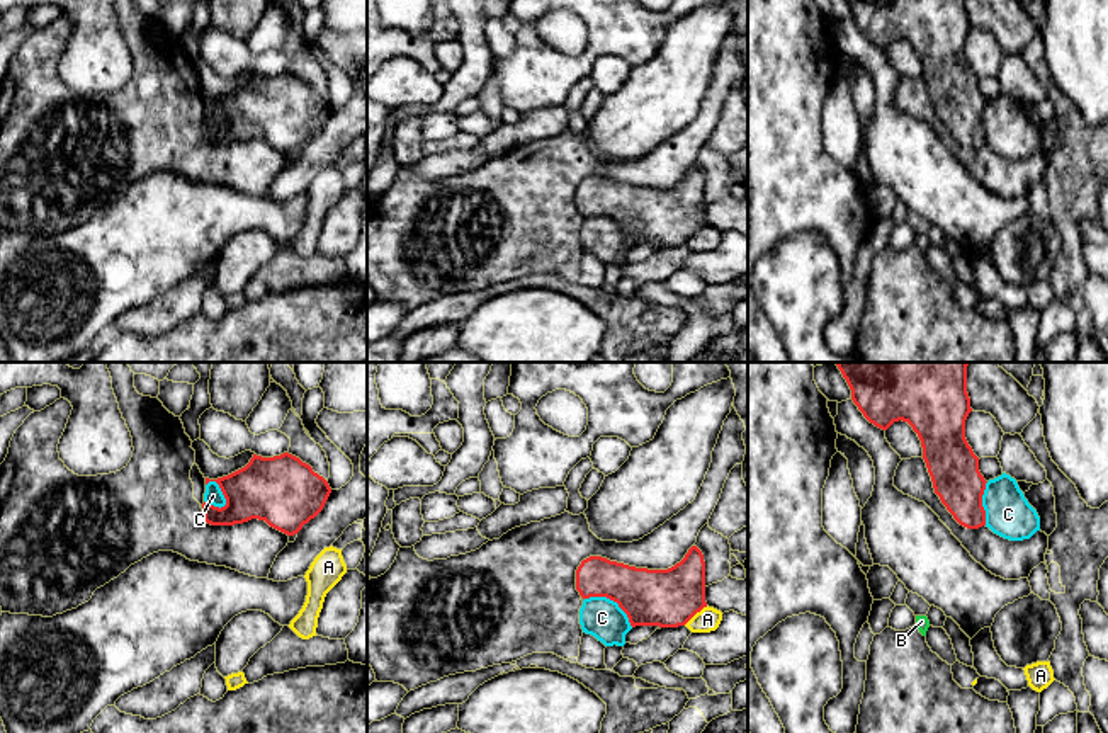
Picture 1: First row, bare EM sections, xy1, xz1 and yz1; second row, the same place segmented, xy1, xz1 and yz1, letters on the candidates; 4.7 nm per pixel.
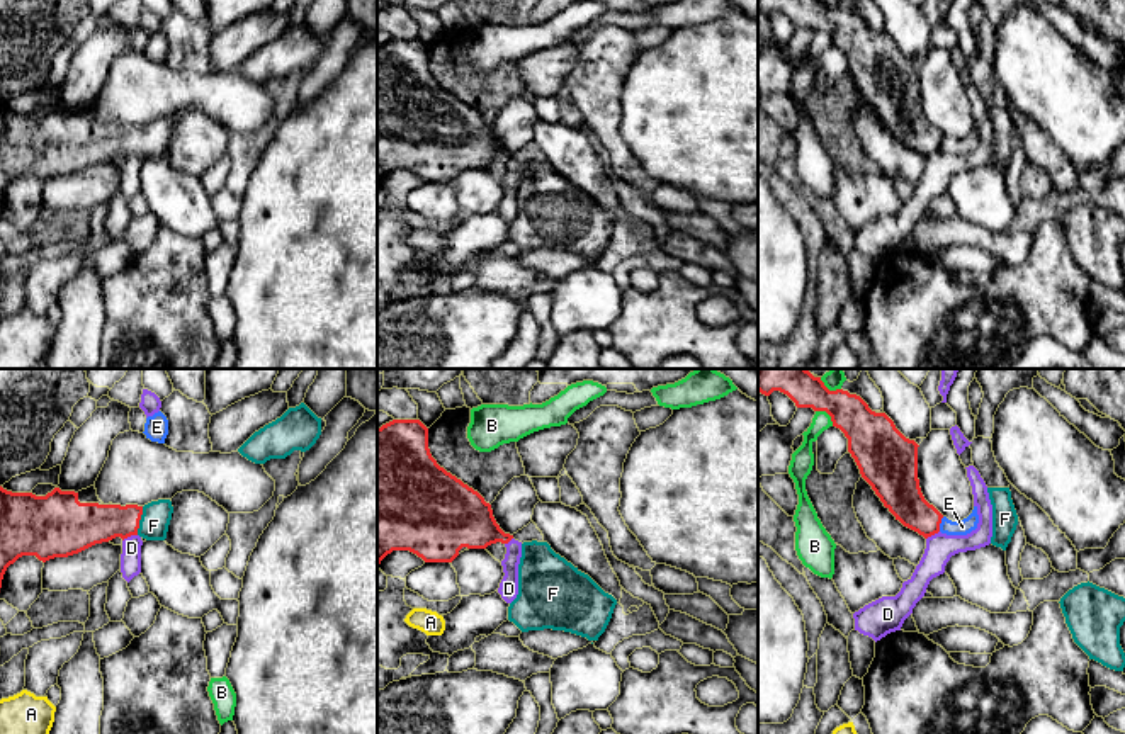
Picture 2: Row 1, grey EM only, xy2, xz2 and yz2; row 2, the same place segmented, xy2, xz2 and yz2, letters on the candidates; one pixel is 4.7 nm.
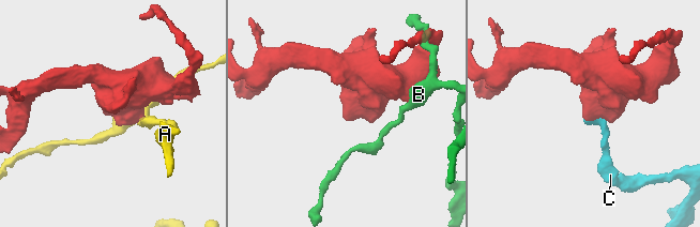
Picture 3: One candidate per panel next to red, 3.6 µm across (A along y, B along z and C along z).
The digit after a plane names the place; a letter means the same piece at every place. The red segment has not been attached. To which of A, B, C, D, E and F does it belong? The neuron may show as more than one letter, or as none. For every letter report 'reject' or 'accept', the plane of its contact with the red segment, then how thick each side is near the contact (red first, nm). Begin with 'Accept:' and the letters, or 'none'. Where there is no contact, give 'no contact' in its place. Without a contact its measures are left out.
Accept: F
A: reject | xz1 | 280/110 nm
B: reject | yz2 | 240/110 nm
C: reject | xz1 | 280/190 nm
D: reject | xy2 | 220/100 nm
E: reject | yz2 | 200/80 nm
F: accept | xy2 | 200/140 nm

